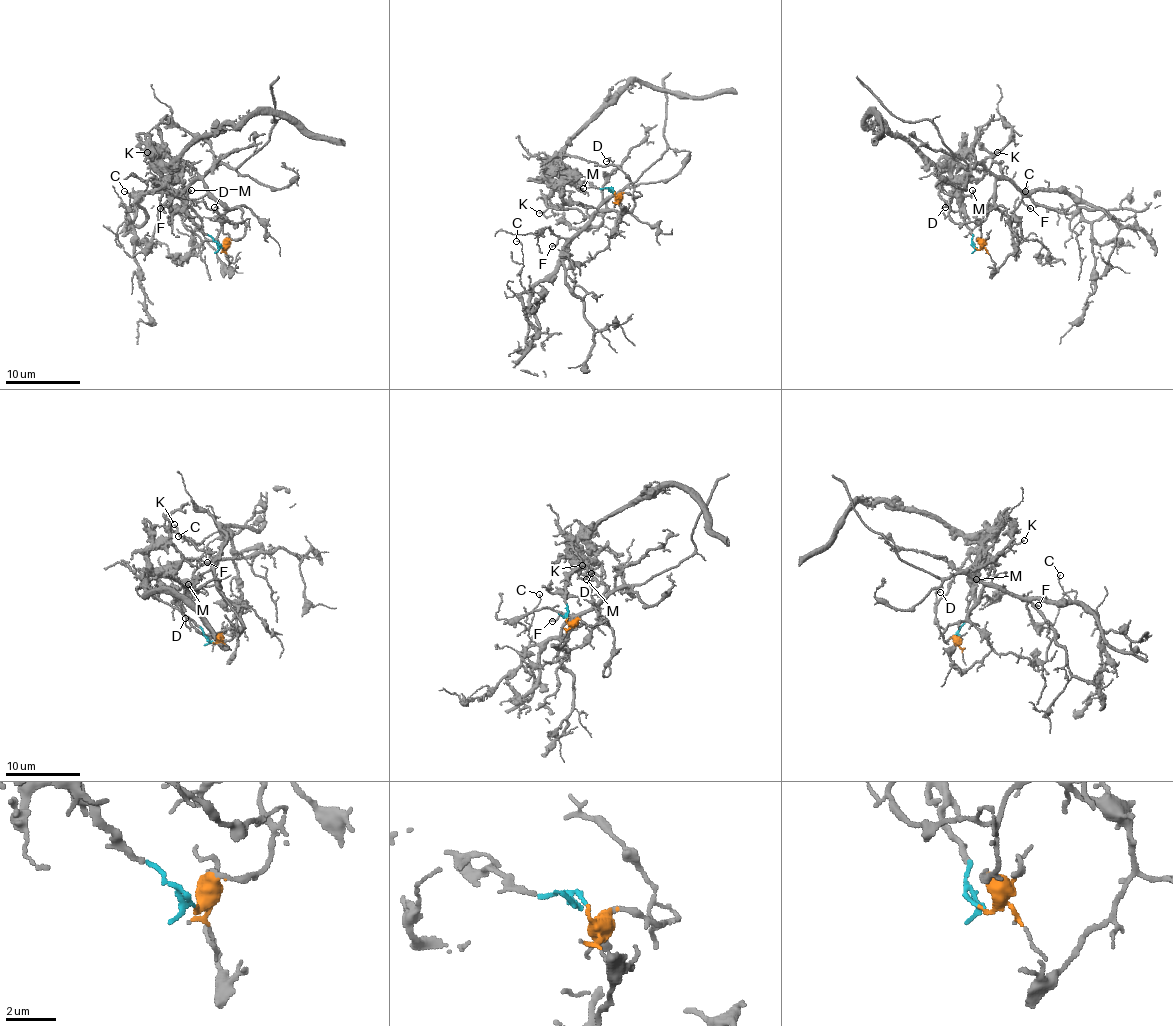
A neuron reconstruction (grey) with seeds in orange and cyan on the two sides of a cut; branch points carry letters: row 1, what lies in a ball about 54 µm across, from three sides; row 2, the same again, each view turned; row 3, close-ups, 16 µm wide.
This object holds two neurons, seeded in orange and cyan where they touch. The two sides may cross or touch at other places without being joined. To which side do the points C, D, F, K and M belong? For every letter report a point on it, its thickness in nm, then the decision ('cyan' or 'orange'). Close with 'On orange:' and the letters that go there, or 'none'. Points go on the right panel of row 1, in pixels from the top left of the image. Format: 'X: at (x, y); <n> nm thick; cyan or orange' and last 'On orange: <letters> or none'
C: at (1025, 191); 90 nm thick; orange
D: at (945, 207); 130 nm thick; orange
F: at (1030, 208); 140 nm thick; orange
K: at (997, 152); 120 nm thick; orange
M: at (972, 190); 180 nm thick; cyan
On orange: C, D, F, K

